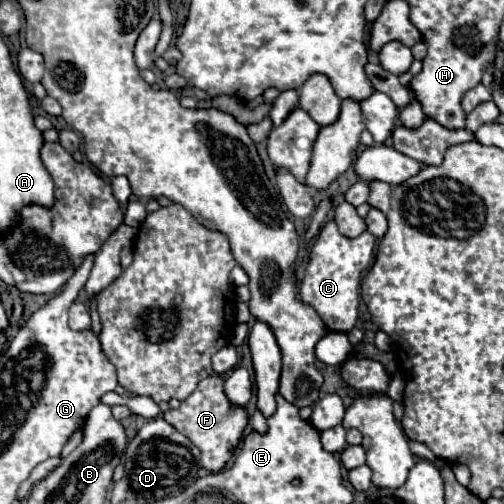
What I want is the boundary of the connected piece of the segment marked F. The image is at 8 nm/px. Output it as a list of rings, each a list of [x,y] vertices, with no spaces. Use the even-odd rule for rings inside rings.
[[[214,373],[214,375],[206,377],[204,381],[200,381],[196,391],[190,397],[186,397],[178,409],[168,409],[164,413],[164,419],[170,425],[176,425],[176,429],[180,429],[180,433],[184,433],[202,451],[200,463],[208,471],[220,471],[232,459],[234,449],[238,447],[244,427],[246,427],[246,421],[248,421],[248,415],[242,409],[242,425],[232,425],[234,407],[224,397],[222,385],[224,385],[224,379]]]

